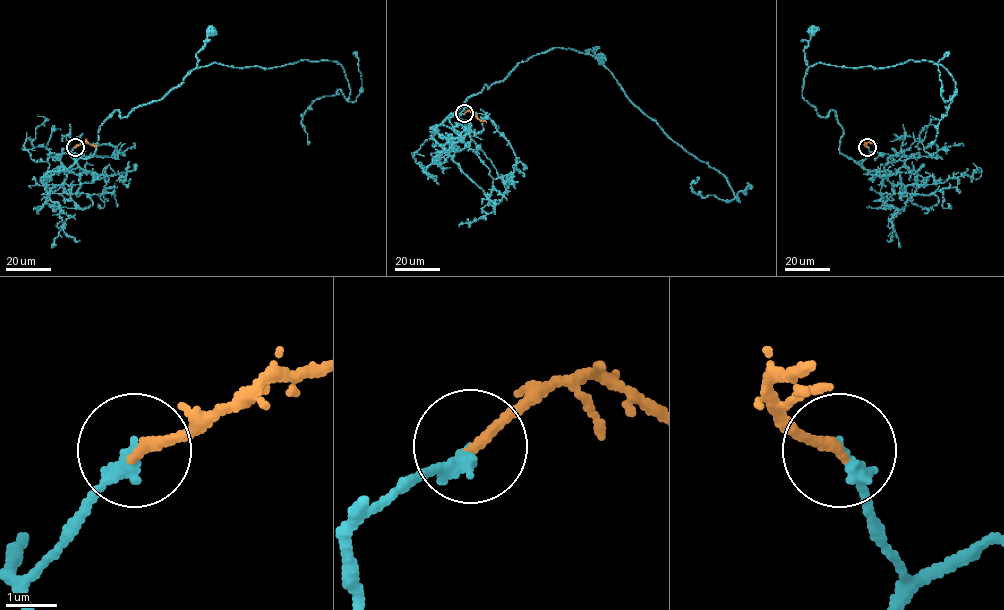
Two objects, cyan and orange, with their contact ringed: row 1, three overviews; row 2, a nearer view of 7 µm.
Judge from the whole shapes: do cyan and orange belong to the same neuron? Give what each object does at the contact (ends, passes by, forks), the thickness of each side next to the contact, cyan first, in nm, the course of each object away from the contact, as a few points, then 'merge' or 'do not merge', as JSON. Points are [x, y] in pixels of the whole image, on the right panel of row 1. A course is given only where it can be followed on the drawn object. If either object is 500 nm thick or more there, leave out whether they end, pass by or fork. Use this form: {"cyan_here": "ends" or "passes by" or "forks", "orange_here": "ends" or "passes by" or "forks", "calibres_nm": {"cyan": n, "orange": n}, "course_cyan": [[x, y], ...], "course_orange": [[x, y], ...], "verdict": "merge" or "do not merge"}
{"cyan_here": "ends", "orange_here": "ends", "calibres_nm": {"cyan": 280, "orange": 200}, "course_cyan": [[867, 146], [870, 154], [856, 162], [841, 154], [836, 112], [821, 117], [802, 96], [811, 30]], "course_orange": [[867, 146], [865, 144], [871, 142], [875, 146], [877, 143]], "verdict": "merge"}

